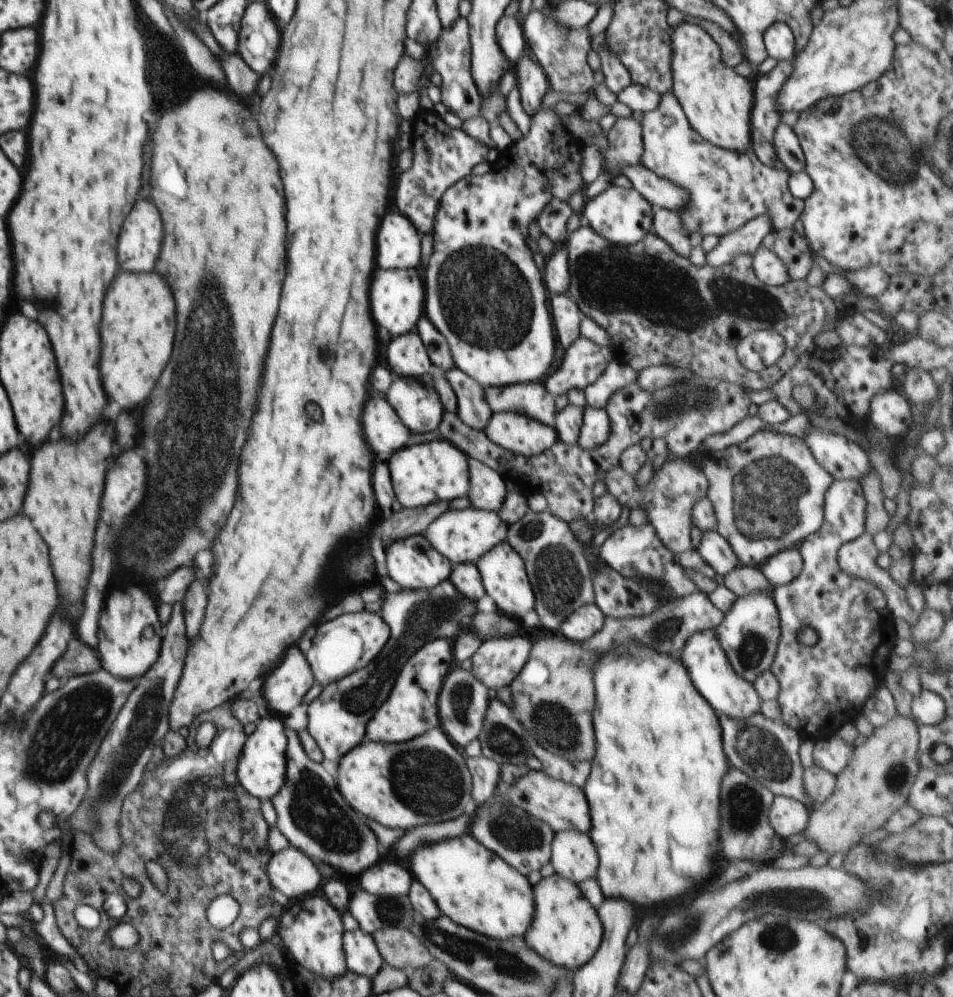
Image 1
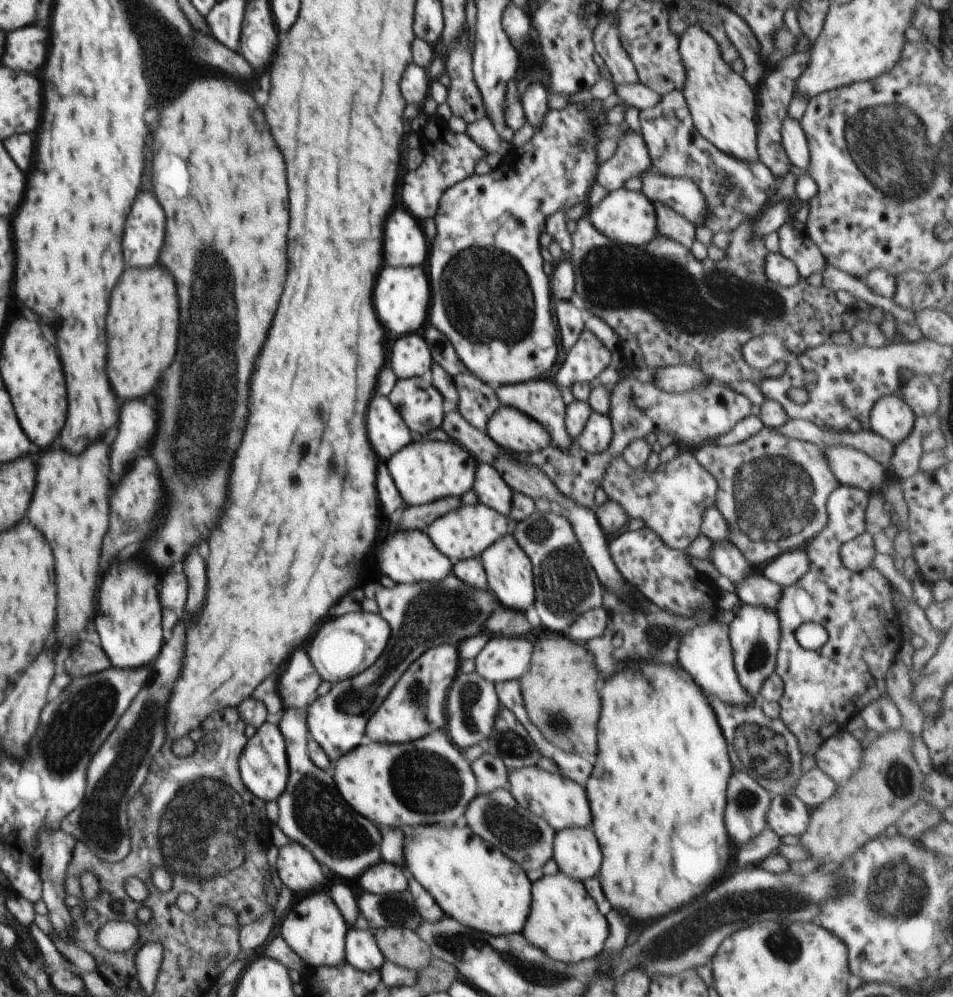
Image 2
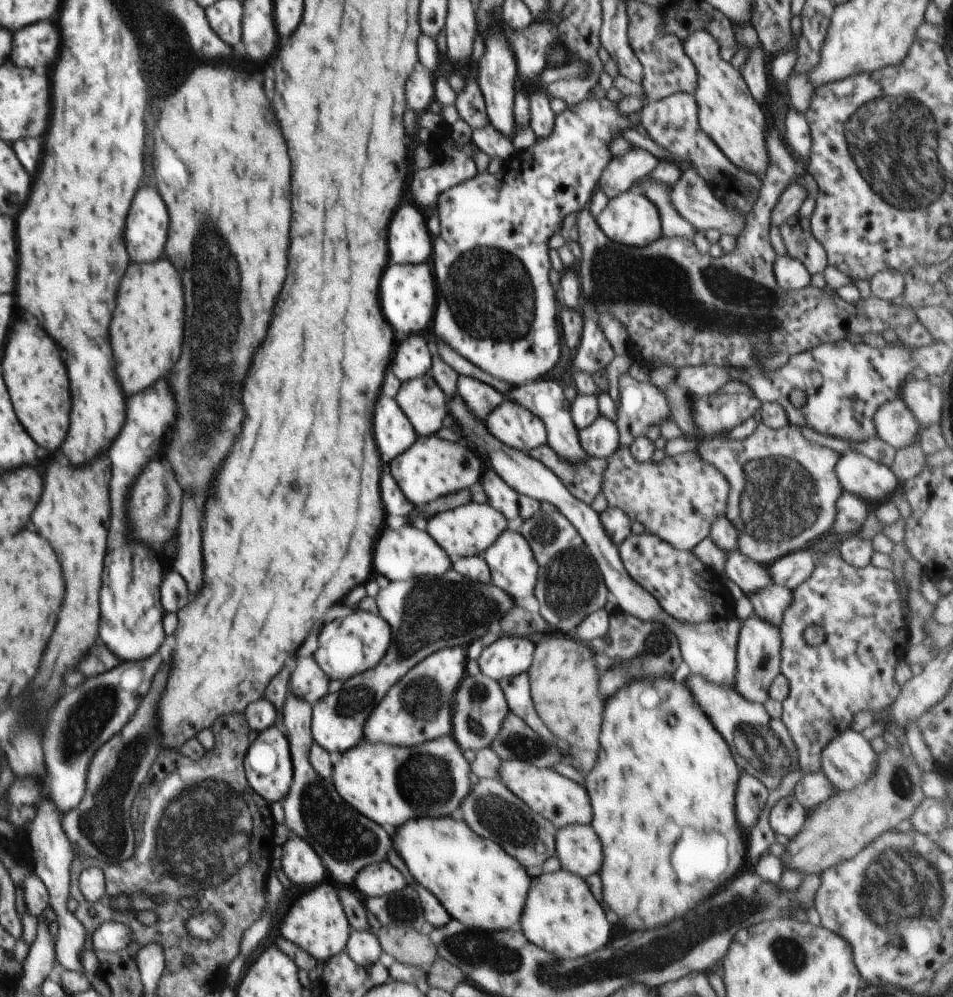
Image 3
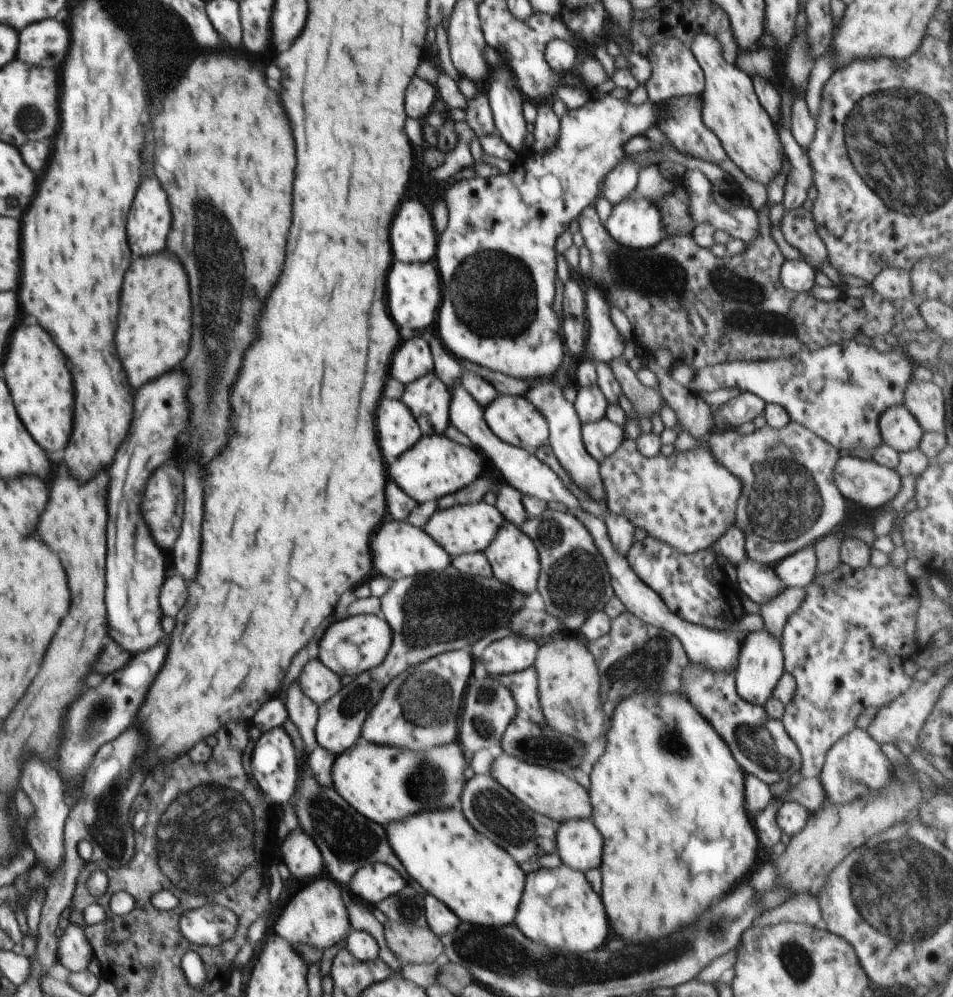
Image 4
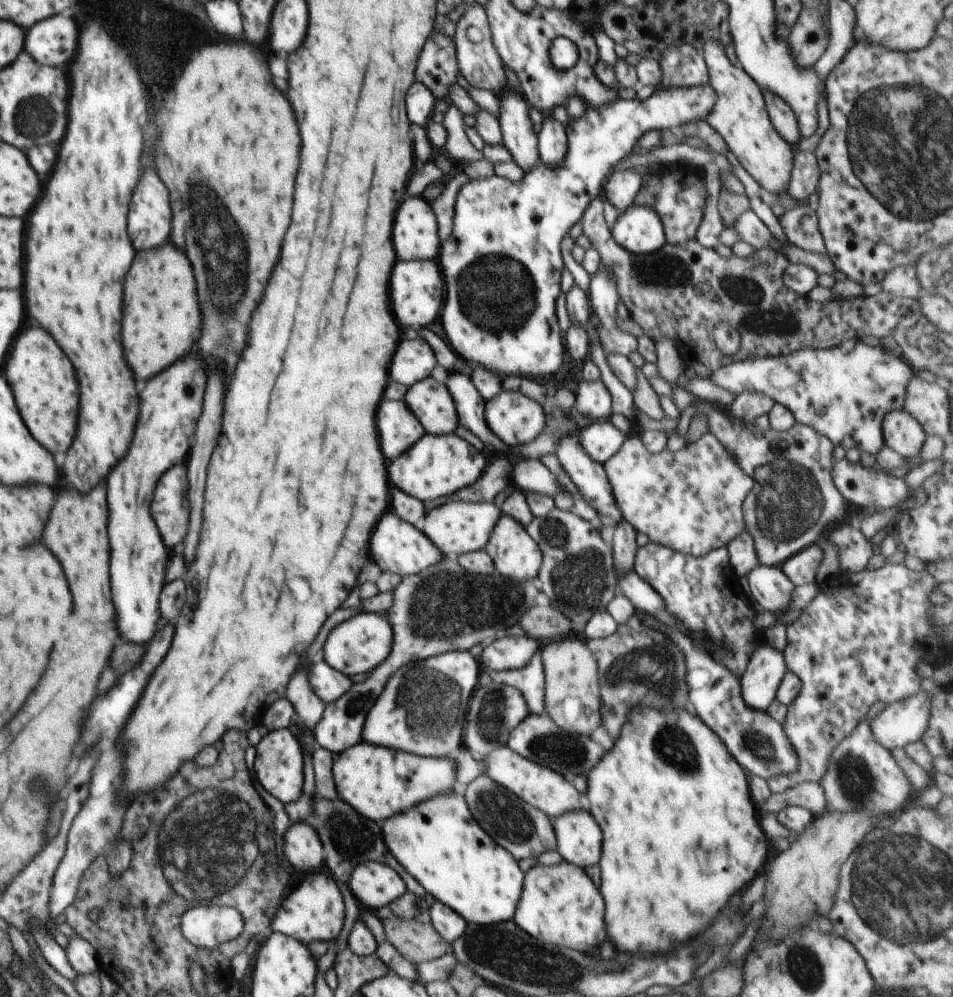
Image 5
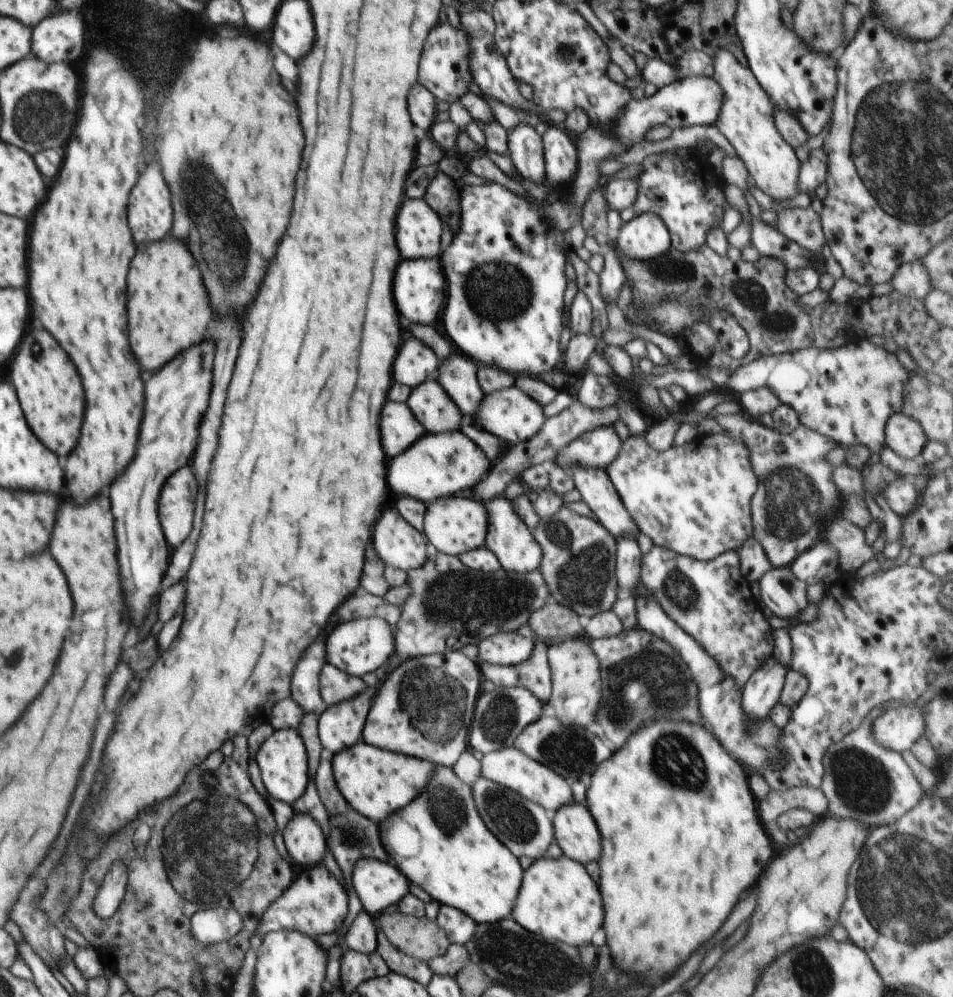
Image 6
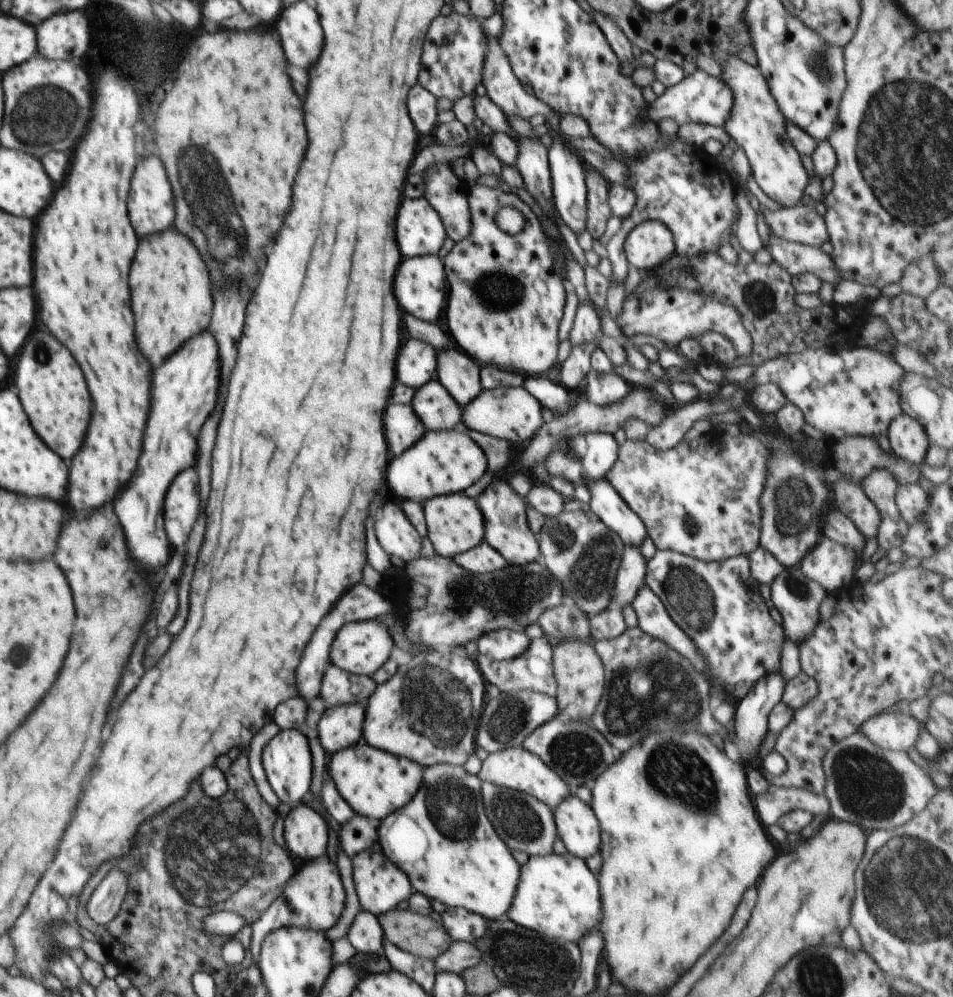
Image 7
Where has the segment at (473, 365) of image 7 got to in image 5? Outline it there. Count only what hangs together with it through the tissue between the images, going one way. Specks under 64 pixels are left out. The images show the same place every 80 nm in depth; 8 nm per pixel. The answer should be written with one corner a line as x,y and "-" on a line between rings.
454,370
446,378
445,384
454,402
459,426
474,432
486,446
493,446
498,456
510,456
510,447
488,429
484,419
486,402
472,386
469,376

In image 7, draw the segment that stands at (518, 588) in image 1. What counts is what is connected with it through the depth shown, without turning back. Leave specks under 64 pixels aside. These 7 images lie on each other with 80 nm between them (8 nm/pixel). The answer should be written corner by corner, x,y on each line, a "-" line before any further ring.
494,479
478,498
478,507
485,519
485,542
512,566
526,566
540,556
537,536
530,532
526,518
526,498
518,496
510,487
509,479

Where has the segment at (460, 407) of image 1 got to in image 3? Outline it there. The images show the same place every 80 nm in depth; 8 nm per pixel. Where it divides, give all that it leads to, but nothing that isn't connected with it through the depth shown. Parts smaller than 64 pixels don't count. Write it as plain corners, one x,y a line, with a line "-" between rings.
462,375
457,378
457,393
483,423
488,413
493,411
503,399
501,392
493,386

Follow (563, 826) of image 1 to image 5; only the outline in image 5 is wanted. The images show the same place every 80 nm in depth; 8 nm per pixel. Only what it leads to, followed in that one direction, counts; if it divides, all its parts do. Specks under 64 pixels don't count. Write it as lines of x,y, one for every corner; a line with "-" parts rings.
508,747
495,749
488,755
484,755
484,770
482,772
499,786
506,788
522,801
546,814
552,821
566,812
584,810
580,803
582,793
564,776
540,764
526,760

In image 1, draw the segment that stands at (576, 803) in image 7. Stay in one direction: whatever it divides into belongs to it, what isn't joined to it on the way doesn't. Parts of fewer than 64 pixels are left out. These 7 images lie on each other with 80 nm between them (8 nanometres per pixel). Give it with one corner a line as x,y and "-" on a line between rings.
565,830
555,833
550,862
555,872
566,880
579,883
597,878
599,854
587,832

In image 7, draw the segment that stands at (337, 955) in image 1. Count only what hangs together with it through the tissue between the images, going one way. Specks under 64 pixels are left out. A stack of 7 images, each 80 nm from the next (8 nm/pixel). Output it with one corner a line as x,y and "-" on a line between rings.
328,855
316,858
294,873
290,882
286,884
282,895
270,904
254,925
252,926
253,938
251,939
250,955
254,962
258,964
260,960
259,948
264,938
274,930
292,926
304,928
304,930
316,930
316,932
325,933
333,928
340,919
344,910
346,894
338,866
331,862

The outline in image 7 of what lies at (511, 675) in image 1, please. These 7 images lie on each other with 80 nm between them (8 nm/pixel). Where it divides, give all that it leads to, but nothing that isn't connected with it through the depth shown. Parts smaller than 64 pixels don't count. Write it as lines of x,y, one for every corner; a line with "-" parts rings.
506,629
482,634
477,642
480,654
496,662
508,662
526,654
531,640
525,632

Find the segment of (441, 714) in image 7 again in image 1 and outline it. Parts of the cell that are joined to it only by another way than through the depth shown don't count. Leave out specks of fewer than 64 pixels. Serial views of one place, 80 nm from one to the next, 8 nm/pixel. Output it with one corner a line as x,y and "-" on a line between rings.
448,639
431,640
405,662
386,702
367,722
366,740
403,743
441,726
438,700
443,682
455,665
452,643

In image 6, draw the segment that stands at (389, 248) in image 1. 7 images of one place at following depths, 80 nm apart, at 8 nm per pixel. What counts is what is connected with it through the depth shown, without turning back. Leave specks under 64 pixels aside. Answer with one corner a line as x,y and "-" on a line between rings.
404,200
396,216
396,244
402,258
438,258
440,216
424,200

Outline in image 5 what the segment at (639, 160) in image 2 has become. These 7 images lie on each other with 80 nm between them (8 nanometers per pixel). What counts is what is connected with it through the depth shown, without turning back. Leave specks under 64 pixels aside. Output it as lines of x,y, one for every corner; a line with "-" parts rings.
633,169
612,172
602,189
602,197
617,210
633,206
637,193
641,190
643,178

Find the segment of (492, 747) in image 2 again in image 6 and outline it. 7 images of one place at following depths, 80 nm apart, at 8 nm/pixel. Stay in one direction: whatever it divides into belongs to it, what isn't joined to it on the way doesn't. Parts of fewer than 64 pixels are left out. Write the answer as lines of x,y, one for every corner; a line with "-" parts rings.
551,712
524,728
513,747
569,781
586,781
613,754
596,734
582,726
566,726

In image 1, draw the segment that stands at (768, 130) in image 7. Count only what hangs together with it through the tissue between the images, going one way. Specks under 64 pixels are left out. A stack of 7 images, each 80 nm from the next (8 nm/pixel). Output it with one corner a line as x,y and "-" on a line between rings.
682,23
671,34
673,90
691,127
717,147
746,153
751,148
752,84
724,64
720,47
698,24

